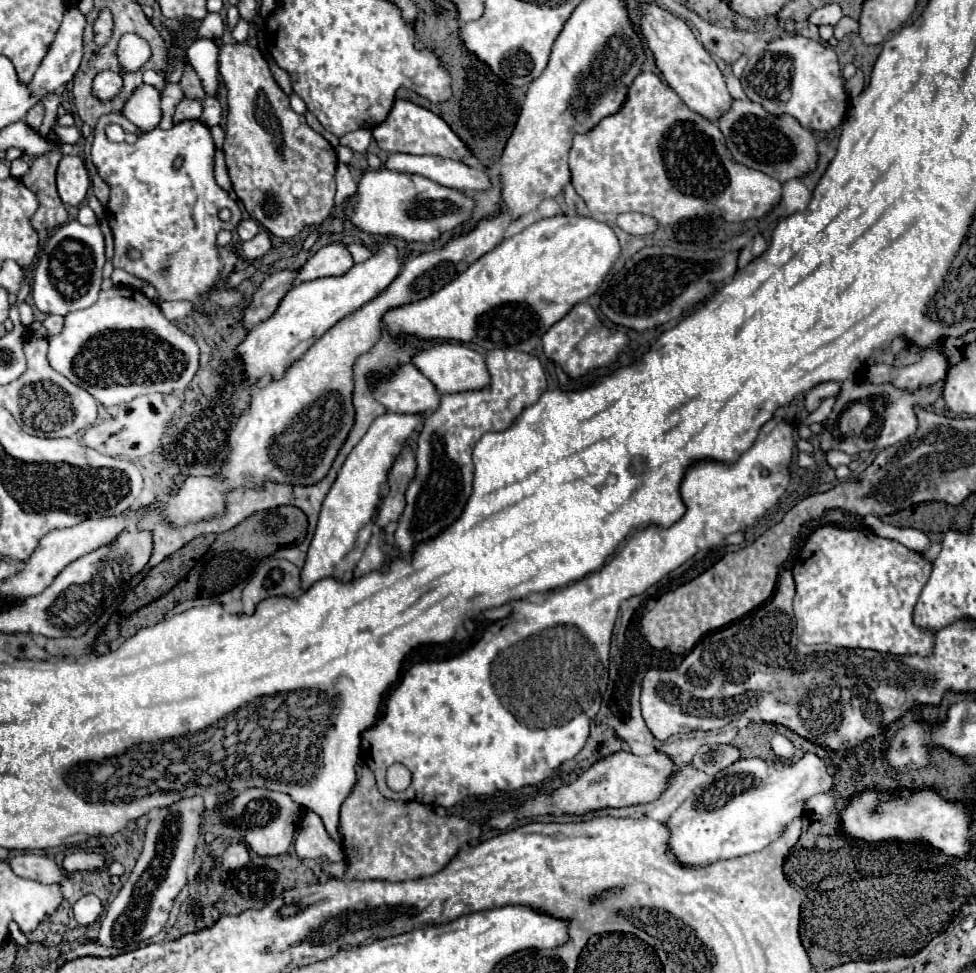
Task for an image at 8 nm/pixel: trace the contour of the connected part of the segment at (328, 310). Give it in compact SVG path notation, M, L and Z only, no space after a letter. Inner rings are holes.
M382 245L370 255L370 259L354 263L354 267L344 275L322 277L294 285L294 289L290 289L280 303L280 309L268 321L250 329L246 339L238 345L240 357L244 357L244 369L248 369L252 383L258 383L264 375L270 375L272 379L282 377L284 369L288 369L296 357L302 357L304 351L332 325L382 293L396 279L400 267L402 263L398 249L394 245Z

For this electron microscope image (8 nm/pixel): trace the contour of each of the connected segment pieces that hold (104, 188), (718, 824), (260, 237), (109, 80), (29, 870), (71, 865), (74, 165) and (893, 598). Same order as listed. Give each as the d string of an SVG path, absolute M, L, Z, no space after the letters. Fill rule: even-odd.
M92 177L92 189L94 189L94 195L98 197L98 201L102 203L102 205L106 205L108 203L108 195L110 195L110 187L108 187L108 183L104 181L104 179L100 179L100 177Z
M806 753L800 761L788 765L782 761L760 761L760 759L740 759L730 767L720 771L720 779L714 779L710 785L694 791L668 819L668 827L672 831L670 849L678 857L680 863L700 867L720 859L732 859L746 853L760 851L768 847L772 841L780 837L784 827L792 821L792 817L800 817L804 811L804 801L812 795L826 793L832 789L836 767L828 765L830 759L820 759L814 753Z
M260 231L254 239L250 239L250 241L244 241L244 255L246 255L246 259L258 259L258 257L262 257L262 255L266 255L270 249L272 249L272 243L270 243L270 237L268 237L268 233L266 231Z
M100 71L94 77L92 93L100 101L112 101L122 91L122 77L114 71Z
M22 853L10 859L10 867L16 875L34 879L40 883L60 883L66 875L52 859L36 853Z
M90 851L70 853L62 861L62 869L66 873L74 873L74 871L102 871L102 869L106 869L106 857L100 855L100 853L90 853Z
M64 155L56 171L58 195L66 205L80 205L86 199L90 179L84 161L76 155Z
M836 525L816 529L806 541L792 573L796 581L794 615L796 635L804 645L830 643L848 649L874 649L890 655L928 655L932 653L934 633L920 633L912 625L912 611L920 597L920 589L928 581L932 565L920 553L910 551L902 543L882 539L870 529L842 529Z

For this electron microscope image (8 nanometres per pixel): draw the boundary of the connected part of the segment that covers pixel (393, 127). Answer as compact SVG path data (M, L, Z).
M396 99L386 121L376 125L372 129L372 135L378 143L378 147L388 151L388 153L440 155L440 157L448 157L448 159L462 159L462 157L470 155L468 147L460 141L460 137L456 137L456 133L452 133L452 129L448 127L448 123L444 119L440 119L432 111L418 107L418 105L414 105L412 101L406 101L406 99Z

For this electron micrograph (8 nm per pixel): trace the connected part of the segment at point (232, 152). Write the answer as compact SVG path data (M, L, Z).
M246 43L218 45L218 71L220 79L228 89L228 119L226 119L226 141L222 151L226 155L228 175L234 193L244 203L244 209L252 219L262 223L272 235L280 239L296 237L304 227L322 225L332 213L336 193L336 151L334 147L314 129L308 127L304 115L298 115L290 107L288 95L276 85L266 59L258 47Z

